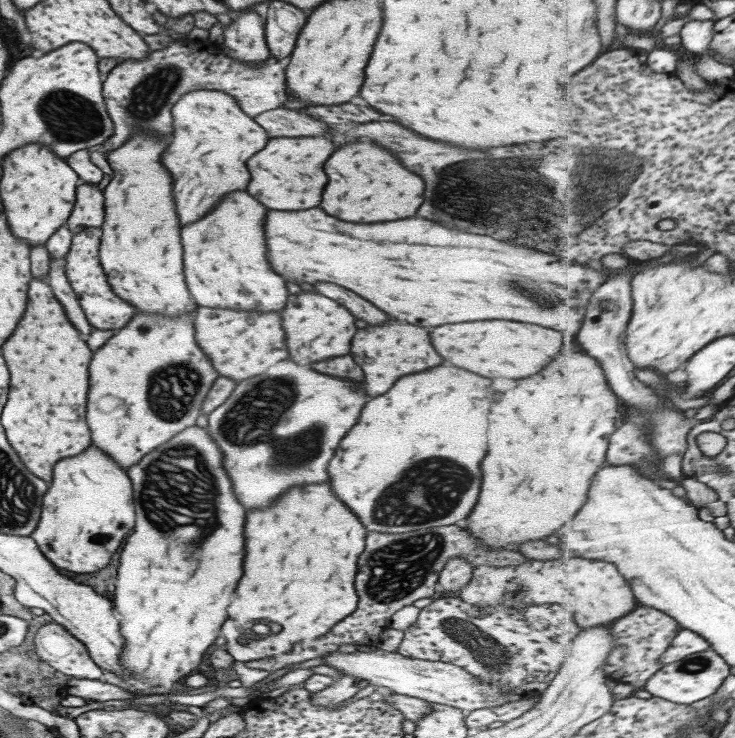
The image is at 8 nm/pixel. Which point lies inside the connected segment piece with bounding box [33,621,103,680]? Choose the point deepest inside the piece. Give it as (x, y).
(52, 645)

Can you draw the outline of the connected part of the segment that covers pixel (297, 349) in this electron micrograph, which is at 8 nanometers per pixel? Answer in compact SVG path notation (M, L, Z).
M317 292L289 294L281 310L281 326L287 336L291 360L297 364L307 364L307 362L317 362L317 360L349 354L349 342L355 334L353 316L343 306L339 306L337 302Z

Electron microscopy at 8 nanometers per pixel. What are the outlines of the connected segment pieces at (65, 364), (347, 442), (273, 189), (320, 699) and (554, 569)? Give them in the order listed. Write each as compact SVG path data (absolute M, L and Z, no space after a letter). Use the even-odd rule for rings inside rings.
M32 278L28 282L27 308L11 338L3 342L1 356L9 368L9 396L1 412L1 426L7 442L21 458L25 468L49 484L53 465L63 456L75 456L91 444L90 430L85 424L85 398L87 398L87 364L91 350L79 338L79 332L67 322L63 308L53 298L46 281Z
M435 366L419 374L397 378L391 390L371 398L363 406L357 424L341 438L327 464L327 472L335 496L361 518L366 532L401 534L465 520L465 514L469 514L477 502L482 479L479 464L487 450L487 414L495 396L489 384L487 378L479 378L455 366Z
M271 138L259 154L247 160L251 180L247 192L271 210L307 210L319 204L323 186L323 162L333 152L325 138Z
M341 676L327 689L311 693L311 703L317 707L331 707L352 698L359 690L368 686L368 680L354 676Z
M558 558L557 560L531 560L518 565L502 567L481 565L472 568L472 575L467 584L459 590L457 596L472 605L505 605L512 609L525 608L529 605L561 605L566 610L574 609L576 621L582 629L597 626L612 626L615 621L633 612L639 603L629 582L619 574L617 566L601 560L585 558Z

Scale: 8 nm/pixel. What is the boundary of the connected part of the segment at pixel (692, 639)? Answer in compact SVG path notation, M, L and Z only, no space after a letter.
M682 629L680 634L673 640L671 647L659 659L659 664L662 667L673 665L676 661L683 661L683 658L710 649L712 649L711 644L703 636L689 629Z

